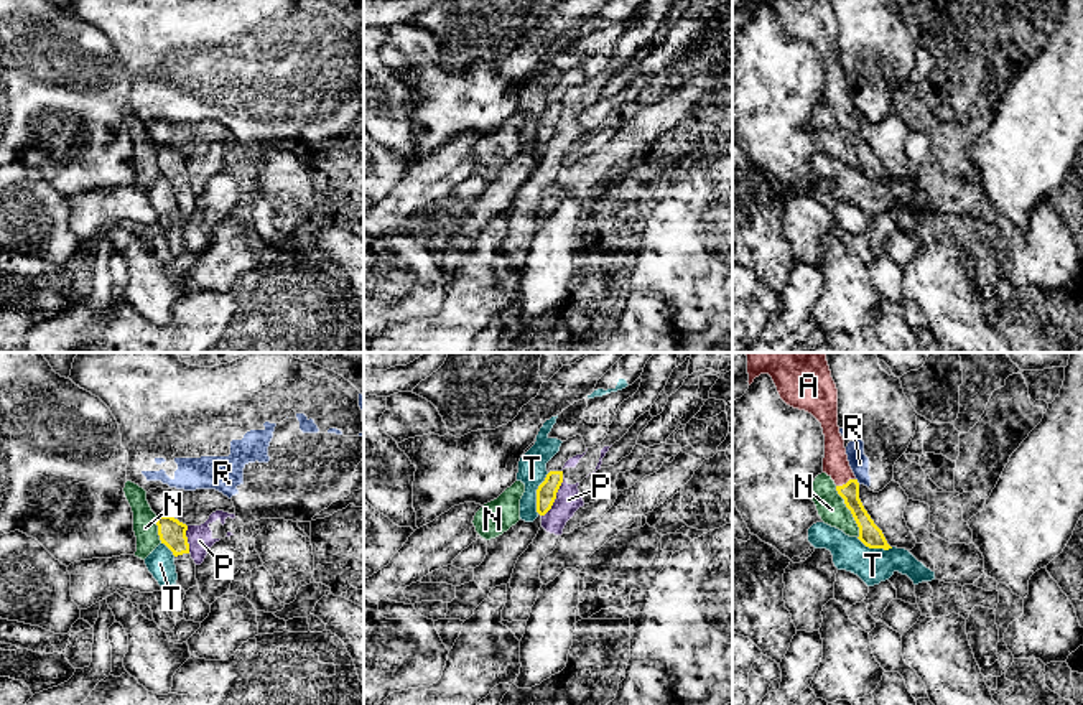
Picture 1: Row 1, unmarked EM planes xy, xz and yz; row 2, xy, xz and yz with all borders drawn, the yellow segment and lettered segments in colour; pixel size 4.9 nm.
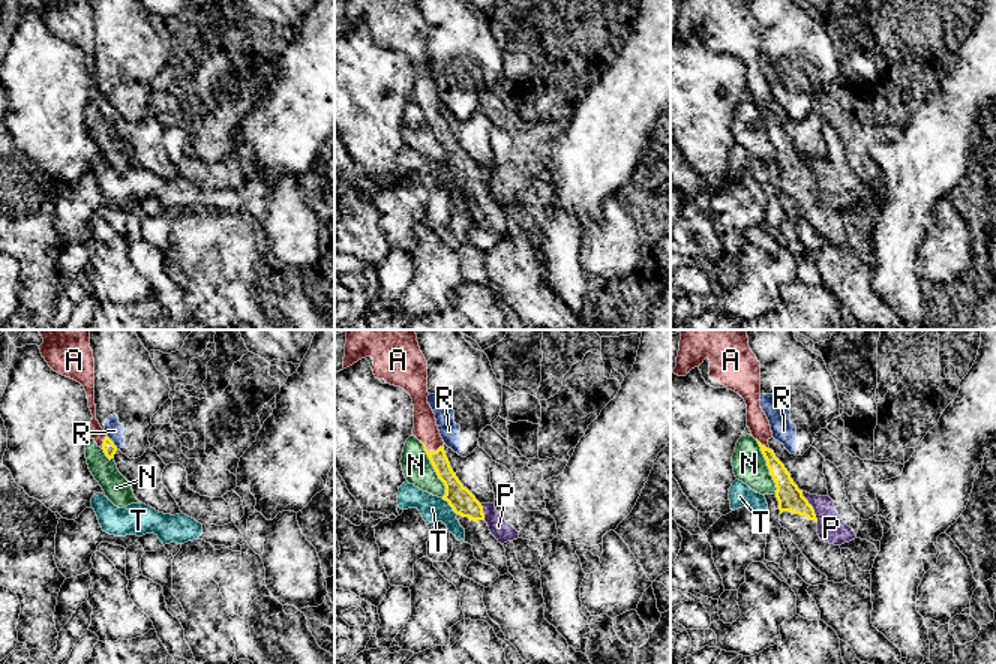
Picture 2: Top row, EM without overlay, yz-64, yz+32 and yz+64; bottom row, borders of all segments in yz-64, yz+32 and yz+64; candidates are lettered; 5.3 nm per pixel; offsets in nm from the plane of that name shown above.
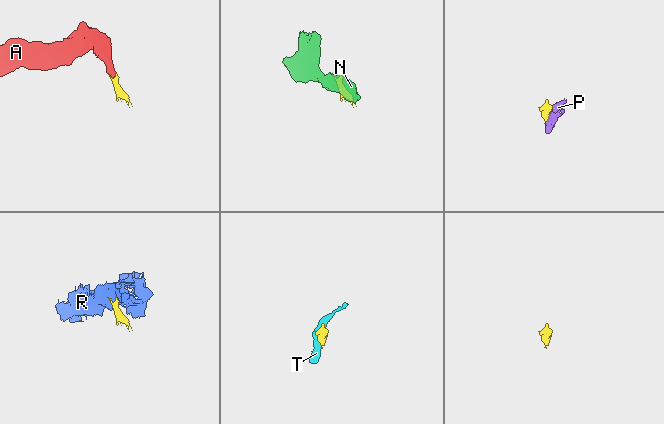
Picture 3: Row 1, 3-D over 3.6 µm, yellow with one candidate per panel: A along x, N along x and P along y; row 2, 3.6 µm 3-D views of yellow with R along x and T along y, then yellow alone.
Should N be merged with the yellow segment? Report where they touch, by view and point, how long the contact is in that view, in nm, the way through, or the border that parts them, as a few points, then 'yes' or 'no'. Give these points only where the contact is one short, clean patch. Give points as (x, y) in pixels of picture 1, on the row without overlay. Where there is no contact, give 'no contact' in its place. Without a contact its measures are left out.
meets yellow in yz at (851, 144); contact 280 nm long; border along yz (835, 117), (858, 158), (858, 168); no

